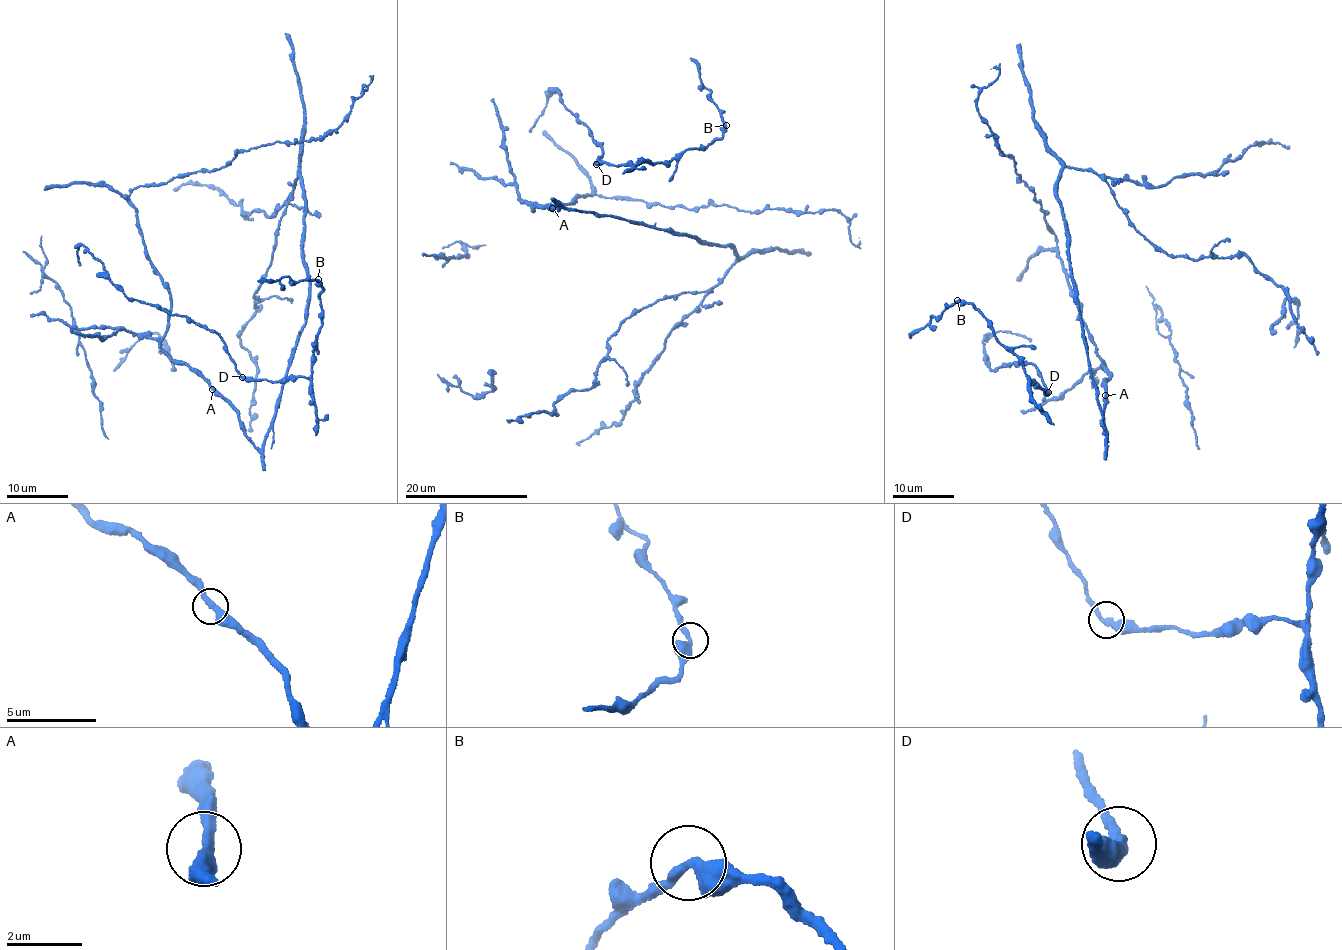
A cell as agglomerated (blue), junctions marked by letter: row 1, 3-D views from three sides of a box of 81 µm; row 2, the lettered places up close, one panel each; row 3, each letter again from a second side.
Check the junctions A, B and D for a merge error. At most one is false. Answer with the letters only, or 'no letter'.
no letter

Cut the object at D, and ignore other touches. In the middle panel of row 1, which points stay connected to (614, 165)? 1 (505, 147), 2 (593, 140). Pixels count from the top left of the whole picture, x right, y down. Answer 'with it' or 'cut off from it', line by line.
1: with it
2: cut off from it

